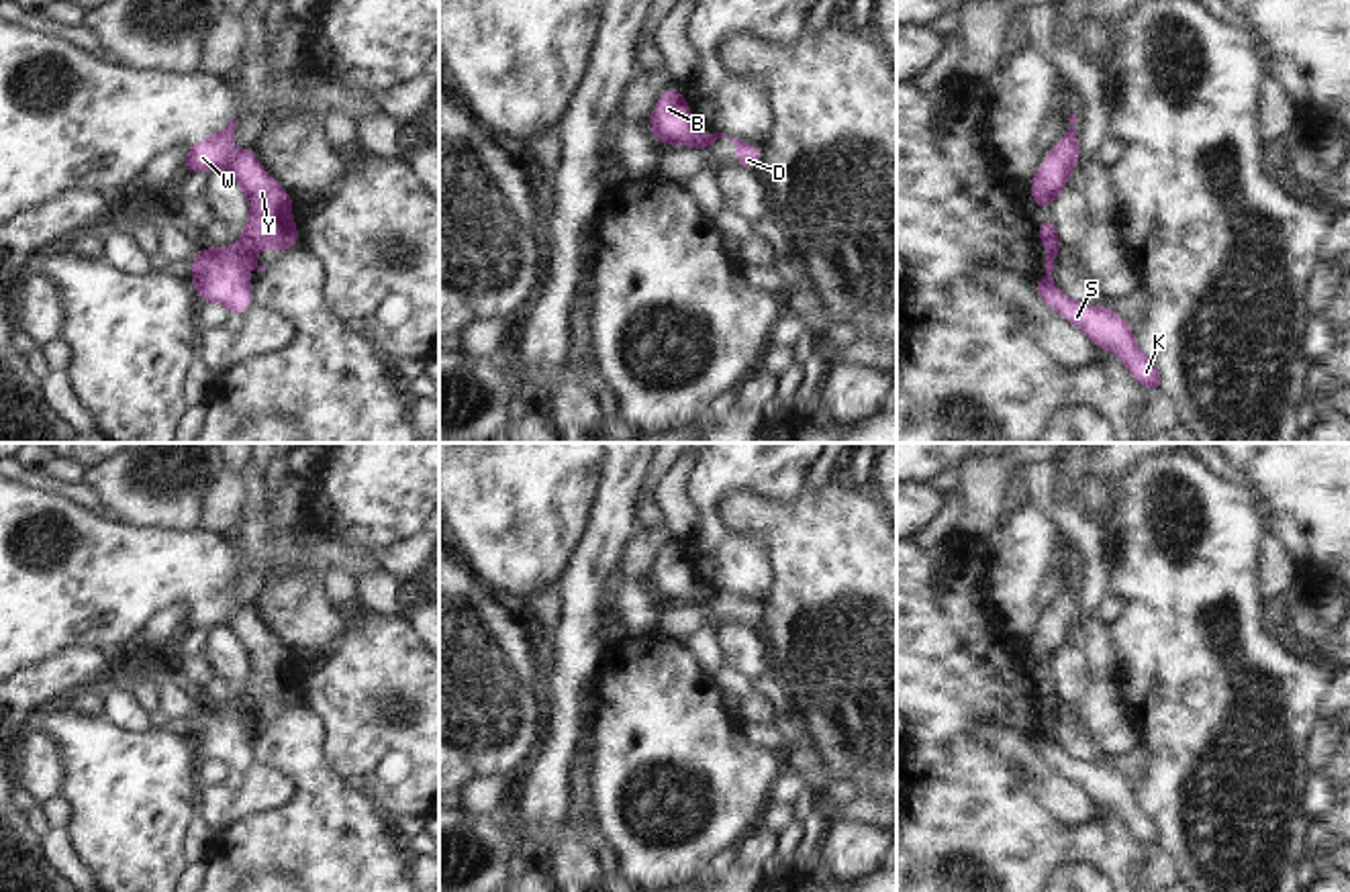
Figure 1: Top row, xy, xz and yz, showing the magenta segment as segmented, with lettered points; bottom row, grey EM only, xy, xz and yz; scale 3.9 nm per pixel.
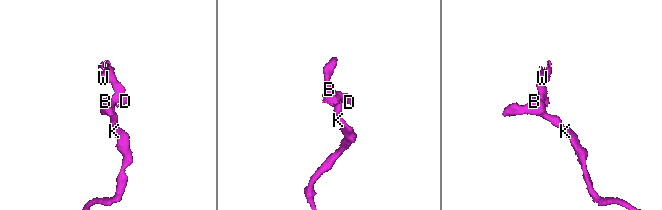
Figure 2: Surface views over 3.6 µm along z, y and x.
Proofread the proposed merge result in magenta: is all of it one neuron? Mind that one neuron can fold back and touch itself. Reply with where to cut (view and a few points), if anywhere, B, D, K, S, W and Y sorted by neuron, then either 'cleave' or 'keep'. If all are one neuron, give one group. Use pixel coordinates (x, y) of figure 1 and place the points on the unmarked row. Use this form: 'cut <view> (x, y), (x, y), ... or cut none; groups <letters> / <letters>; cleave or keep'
cut xy (239, 699), (252, 719); groups B K S / D W Y; cleave

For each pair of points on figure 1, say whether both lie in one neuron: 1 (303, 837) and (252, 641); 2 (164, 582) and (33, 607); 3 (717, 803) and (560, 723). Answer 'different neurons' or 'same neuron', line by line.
1: different neurons
2: same neuron
3: different neurons

